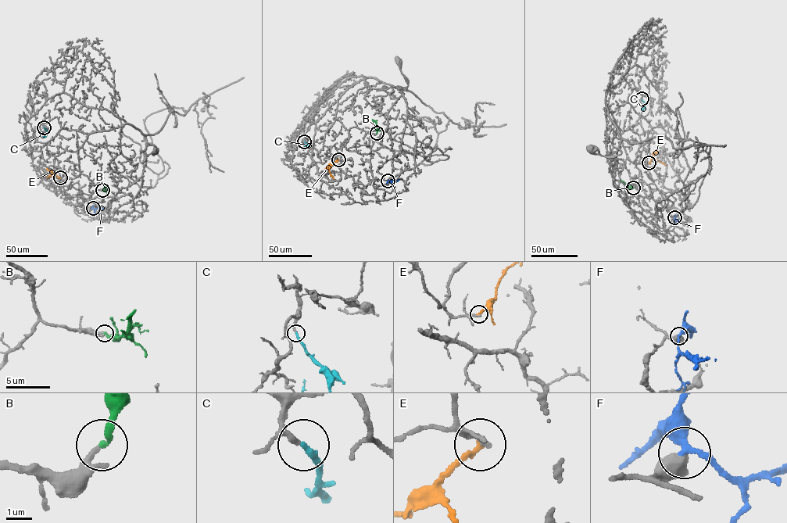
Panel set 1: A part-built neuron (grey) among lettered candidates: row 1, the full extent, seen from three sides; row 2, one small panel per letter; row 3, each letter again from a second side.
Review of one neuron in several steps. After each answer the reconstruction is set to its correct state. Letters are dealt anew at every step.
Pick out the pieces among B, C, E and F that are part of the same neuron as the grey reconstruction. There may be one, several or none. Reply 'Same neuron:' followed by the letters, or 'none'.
Same neuron: B, C

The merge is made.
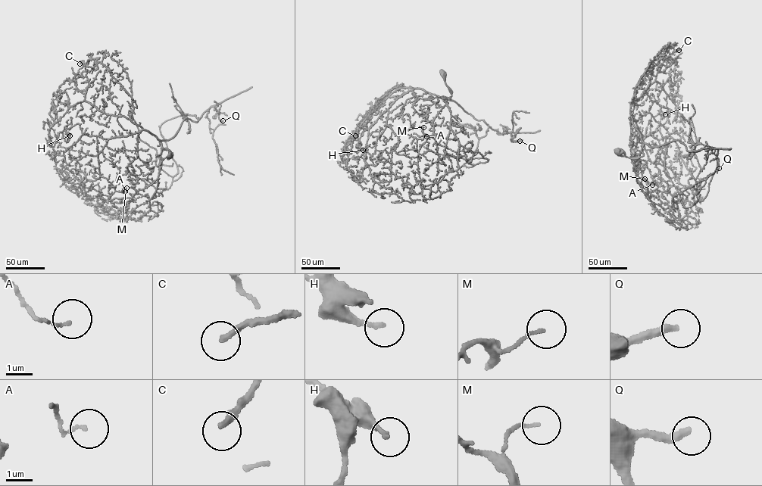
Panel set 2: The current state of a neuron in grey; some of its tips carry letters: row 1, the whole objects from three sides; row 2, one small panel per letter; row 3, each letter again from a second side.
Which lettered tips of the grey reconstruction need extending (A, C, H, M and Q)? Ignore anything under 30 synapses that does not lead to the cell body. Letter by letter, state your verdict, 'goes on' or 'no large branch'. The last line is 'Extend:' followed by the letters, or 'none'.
A: no large branch
C: goes on
H: no large branch
M: no large branch
Q: goes on
Extend: C, Q

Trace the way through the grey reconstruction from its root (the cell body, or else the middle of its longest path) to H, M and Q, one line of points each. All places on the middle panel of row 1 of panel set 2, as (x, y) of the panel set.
H: (442, 73), (451, 96), (439, 98), (418, 88), (405, 92), (363, 132), (356, 145), (363, 150)
M: (442, 73), (451, 96), (413, 88), (388, 109), (386, 123), (396, 135), (422, 139), (423, 127)
Q: (442, 73), (451, 96), (440, 98), (453, 100), (475, 119), (501, 133), (510, 132), (513, 141), (519, 141)

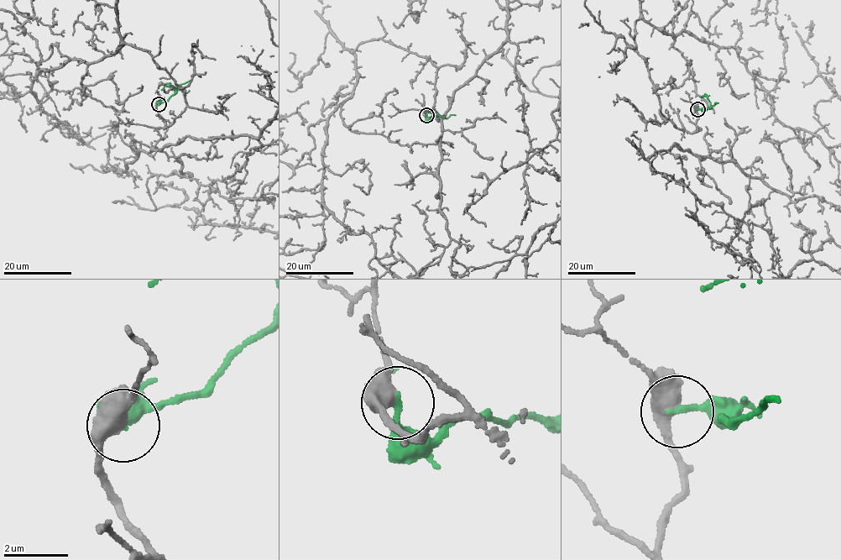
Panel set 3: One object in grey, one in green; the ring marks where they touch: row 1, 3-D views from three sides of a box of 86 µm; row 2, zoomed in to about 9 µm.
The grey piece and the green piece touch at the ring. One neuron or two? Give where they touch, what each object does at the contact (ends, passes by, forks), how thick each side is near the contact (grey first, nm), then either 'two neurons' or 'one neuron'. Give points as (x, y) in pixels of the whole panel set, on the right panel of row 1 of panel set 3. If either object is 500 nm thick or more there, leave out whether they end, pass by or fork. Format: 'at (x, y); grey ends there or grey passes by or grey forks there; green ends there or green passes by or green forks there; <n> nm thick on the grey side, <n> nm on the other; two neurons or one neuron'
at (697, 109); grey passes by; green ends there; 480 nm thick on the grey side, 200 nm on the other; two neurons

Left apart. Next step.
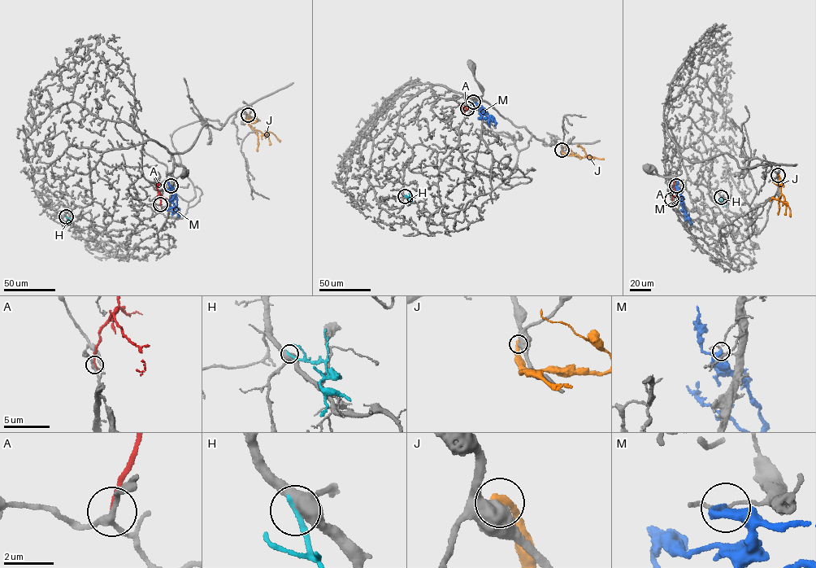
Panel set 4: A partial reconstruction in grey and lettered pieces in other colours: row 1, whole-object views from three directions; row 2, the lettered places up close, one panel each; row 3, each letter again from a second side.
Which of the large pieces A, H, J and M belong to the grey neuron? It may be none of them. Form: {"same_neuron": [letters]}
{"same_neuron": []}

